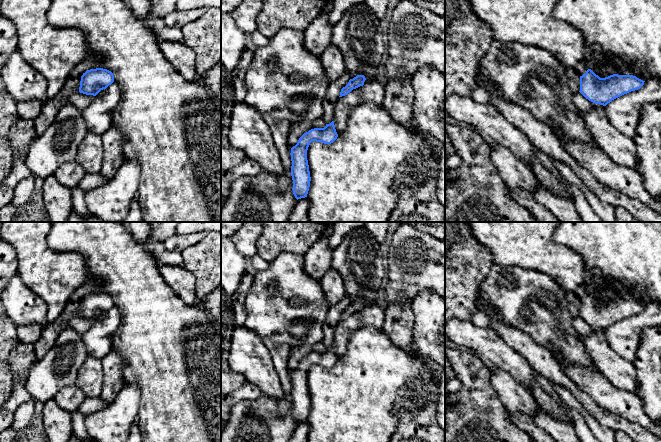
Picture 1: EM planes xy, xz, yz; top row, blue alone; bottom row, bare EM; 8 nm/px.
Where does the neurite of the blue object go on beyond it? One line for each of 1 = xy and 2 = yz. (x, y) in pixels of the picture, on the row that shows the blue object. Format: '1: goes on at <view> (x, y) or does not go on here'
1: does not go on here
2: does not go on here

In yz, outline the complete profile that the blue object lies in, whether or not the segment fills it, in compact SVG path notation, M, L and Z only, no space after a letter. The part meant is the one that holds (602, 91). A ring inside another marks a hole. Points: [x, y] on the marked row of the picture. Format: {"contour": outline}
{"contour": "M591 69L580 76L580 93L589 101L606 106L612 100L640 89L643 80L633 75L613 74L600 78Z"}

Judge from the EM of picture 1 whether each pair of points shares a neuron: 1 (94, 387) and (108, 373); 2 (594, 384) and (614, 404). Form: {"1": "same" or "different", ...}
{"1": "different", "2": "same"}

